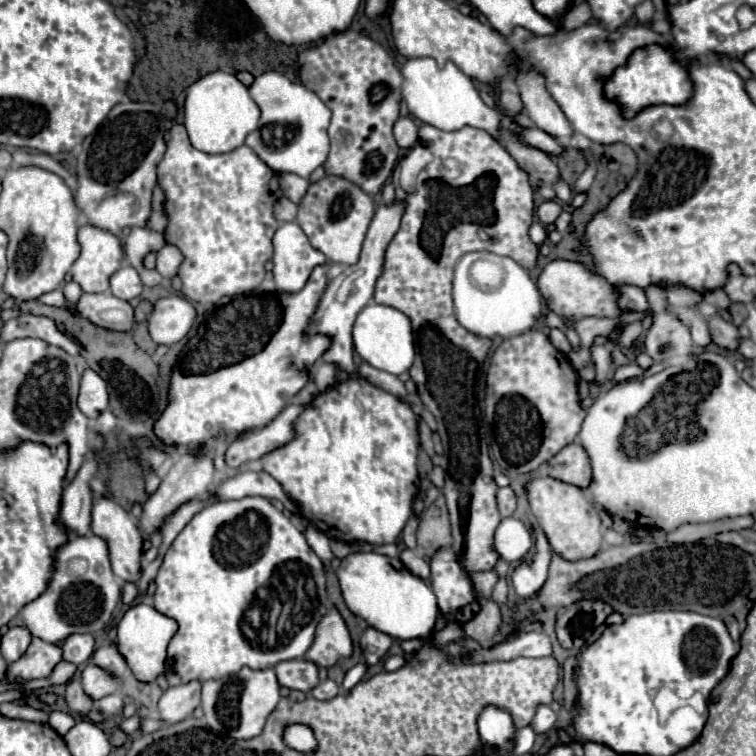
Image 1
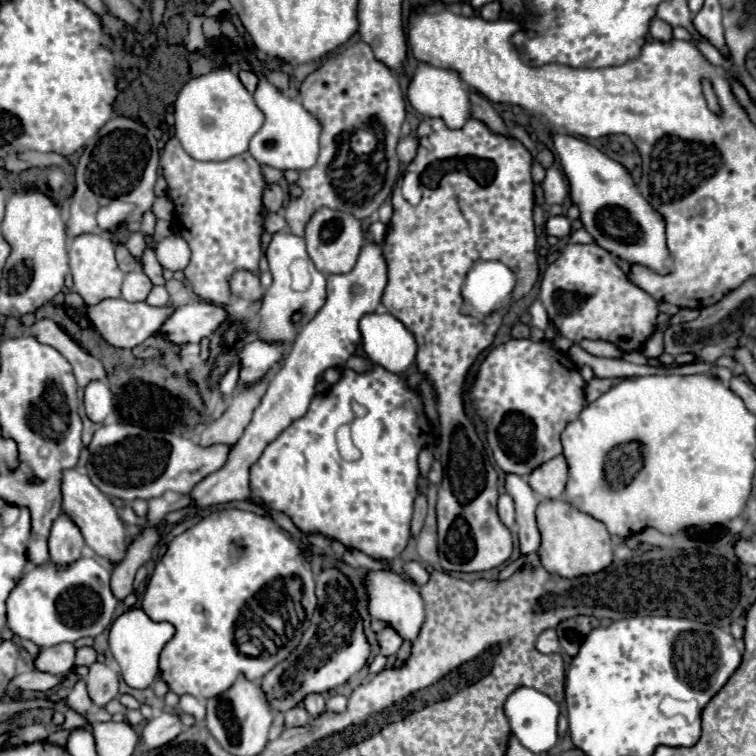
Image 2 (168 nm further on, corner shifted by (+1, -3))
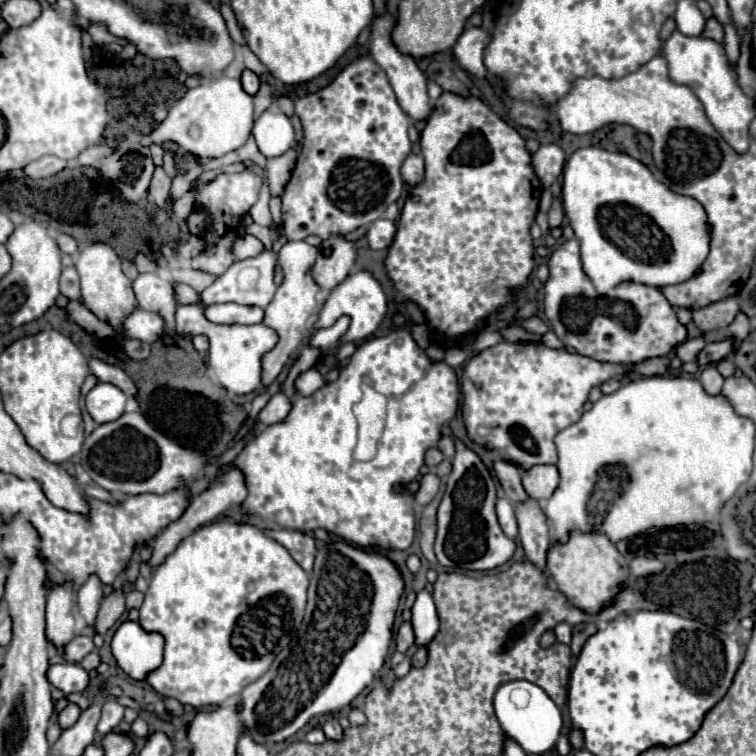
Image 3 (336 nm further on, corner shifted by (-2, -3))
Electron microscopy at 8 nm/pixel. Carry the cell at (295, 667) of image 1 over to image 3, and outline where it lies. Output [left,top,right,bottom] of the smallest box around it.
[323,719,343,741]

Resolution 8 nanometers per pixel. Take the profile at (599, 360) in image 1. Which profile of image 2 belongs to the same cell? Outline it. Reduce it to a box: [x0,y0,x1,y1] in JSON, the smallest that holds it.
[586,377,612,403]

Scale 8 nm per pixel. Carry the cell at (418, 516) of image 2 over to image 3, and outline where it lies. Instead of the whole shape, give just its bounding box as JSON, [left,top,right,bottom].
[415,471,439,505]

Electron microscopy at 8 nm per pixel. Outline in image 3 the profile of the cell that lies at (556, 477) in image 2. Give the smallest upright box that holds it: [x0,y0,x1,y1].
[523,465,559,499]

